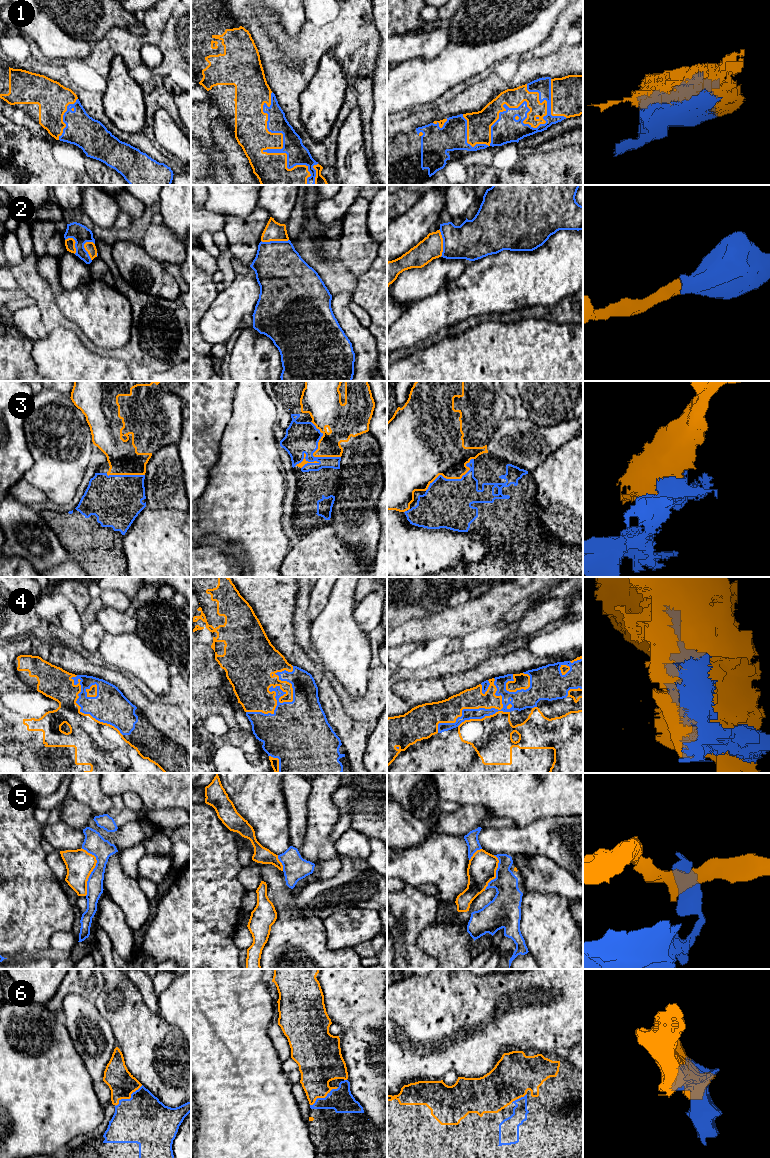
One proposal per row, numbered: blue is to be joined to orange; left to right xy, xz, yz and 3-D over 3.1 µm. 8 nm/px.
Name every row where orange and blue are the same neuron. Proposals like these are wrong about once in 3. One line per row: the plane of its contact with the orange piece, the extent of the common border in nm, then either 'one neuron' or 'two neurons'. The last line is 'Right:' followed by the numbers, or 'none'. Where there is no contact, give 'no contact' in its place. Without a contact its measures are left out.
1: yz | 750 nm | one neuron
2: xz | 220 nm | one neuron
3: xz | 380 nm | two neurons
4: xz | 550 nm | two neurons
5: xy | 380 nm | two neurons
6: xy | 260 nm | one neuron
Right: 1, 2, 6

